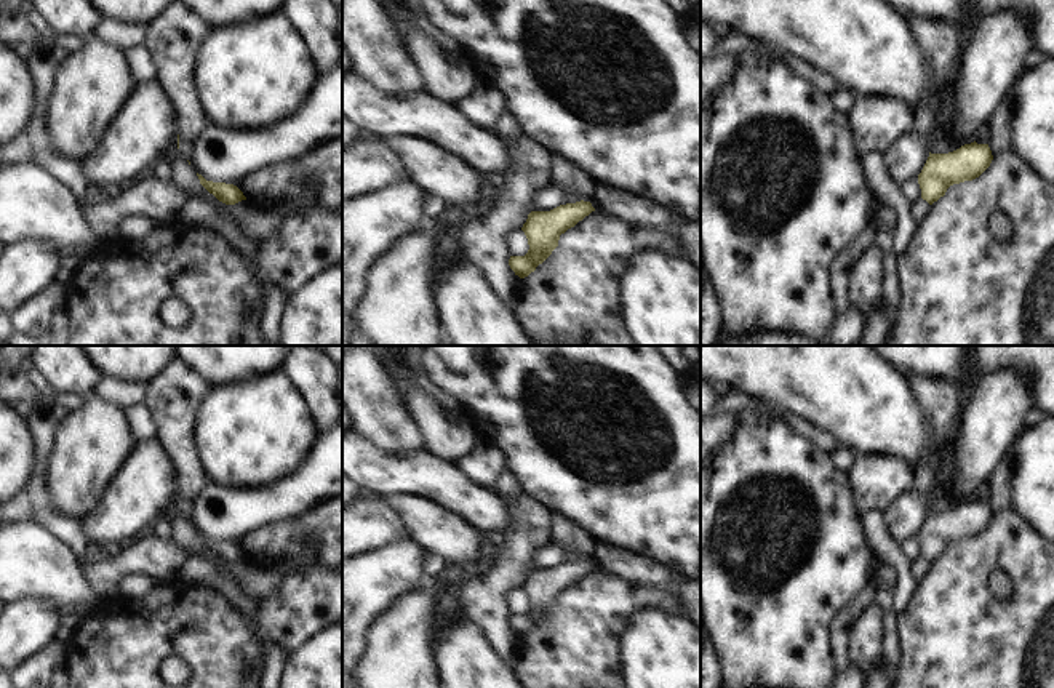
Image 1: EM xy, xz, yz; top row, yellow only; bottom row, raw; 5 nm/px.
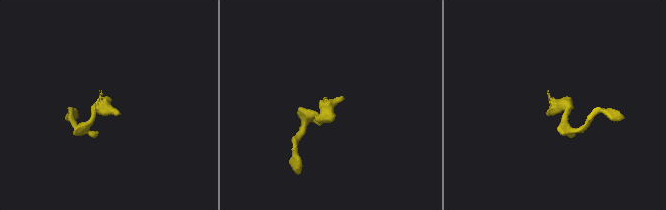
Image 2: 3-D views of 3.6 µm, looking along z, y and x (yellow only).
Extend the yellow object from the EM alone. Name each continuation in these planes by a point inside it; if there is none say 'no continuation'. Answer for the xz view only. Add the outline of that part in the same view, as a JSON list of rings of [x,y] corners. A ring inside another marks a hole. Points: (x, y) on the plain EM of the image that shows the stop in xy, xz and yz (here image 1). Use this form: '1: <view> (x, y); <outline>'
no continuation

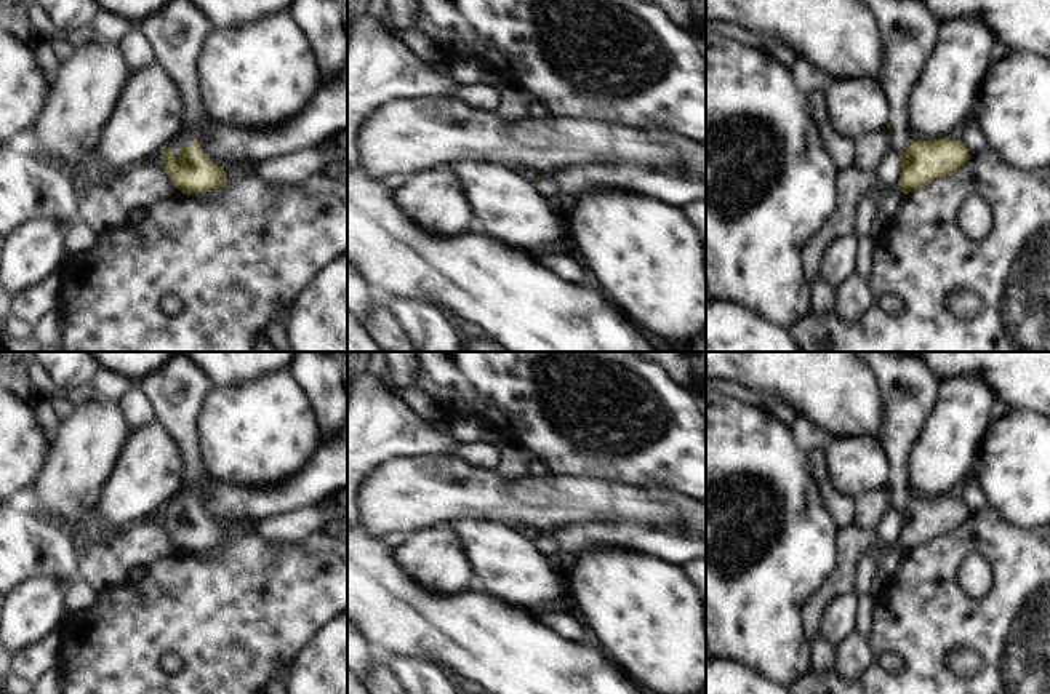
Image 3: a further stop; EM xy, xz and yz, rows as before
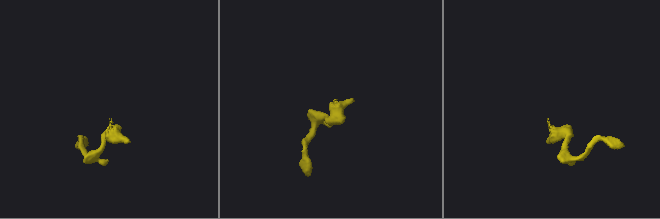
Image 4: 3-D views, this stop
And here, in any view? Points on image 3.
1: xy (180, 390); [[[179,352],[163,369],[149,376],[142,382],[142,389],[158,409],[158,422],[170,427],[178,445],[187,461],[184,491],[170,504],[173,517],[181,505],[190,505],[200,483],[208,478],[208,467],[203,457],[203,437],[200,432],[200,419],[208,397],[216,389],[210,374],[186,352]]]

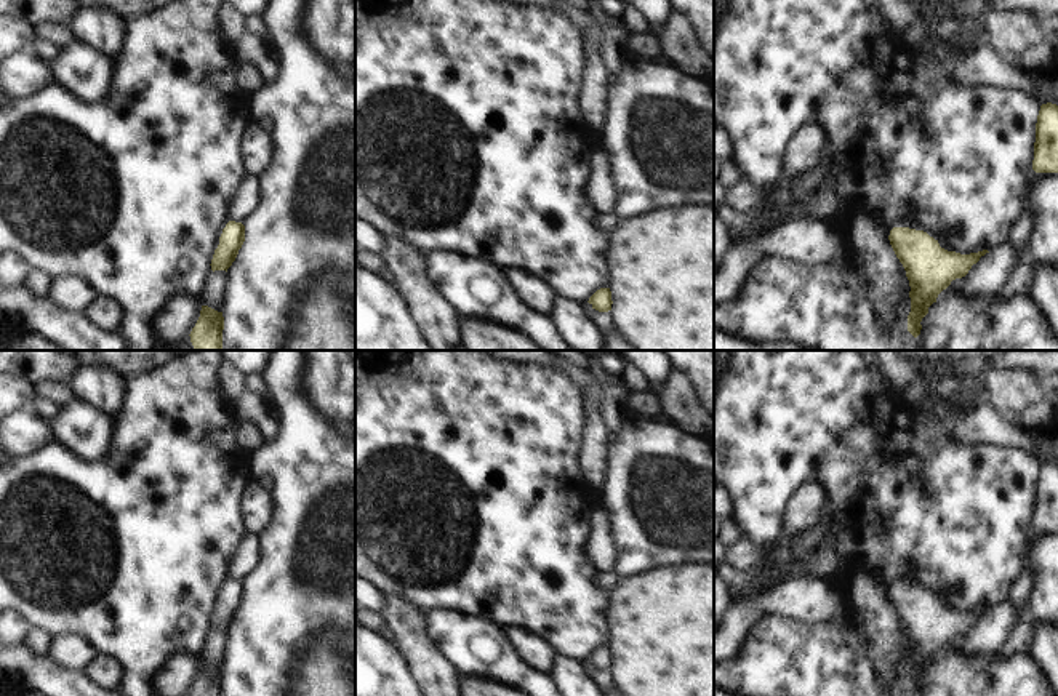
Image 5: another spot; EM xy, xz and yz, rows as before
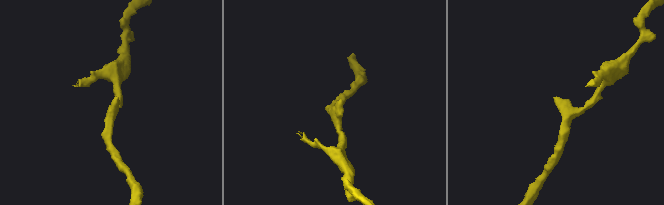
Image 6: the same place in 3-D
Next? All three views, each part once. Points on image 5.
1: xy (245, 559); [[[250,531],[238,549],[232,554],[232,560],[229,563],[229,579],[243,582],[259,562],[261,538]]]

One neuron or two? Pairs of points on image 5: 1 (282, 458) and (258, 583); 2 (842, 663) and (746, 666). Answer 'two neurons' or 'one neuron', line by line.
1: one neuron
2: one neuron

